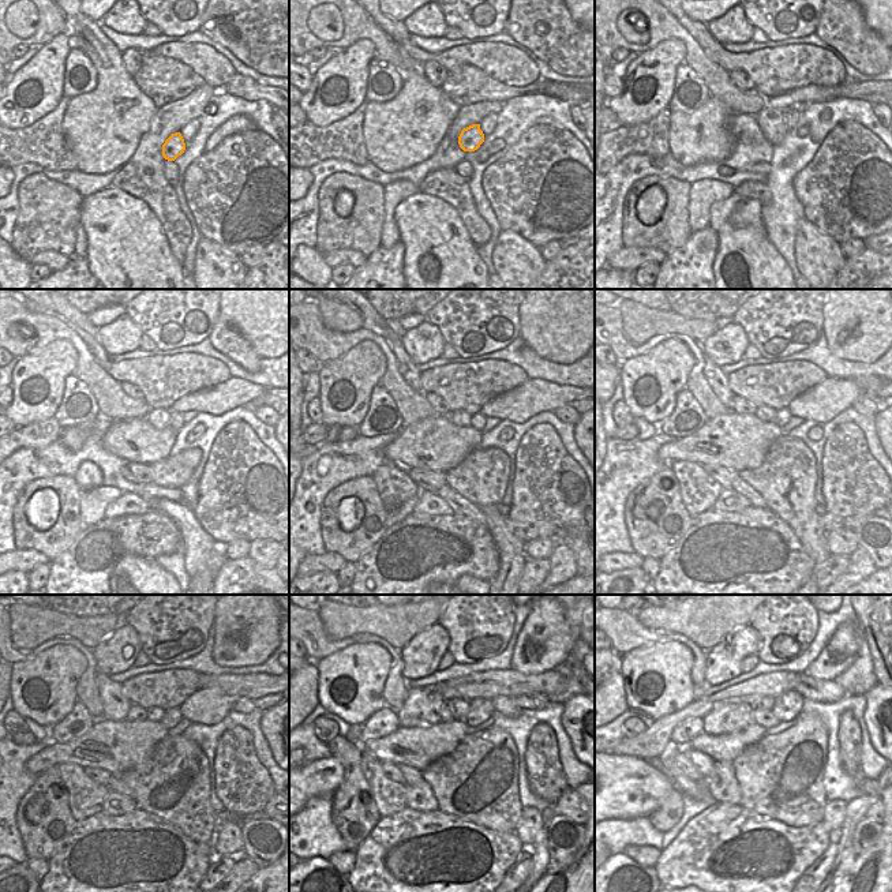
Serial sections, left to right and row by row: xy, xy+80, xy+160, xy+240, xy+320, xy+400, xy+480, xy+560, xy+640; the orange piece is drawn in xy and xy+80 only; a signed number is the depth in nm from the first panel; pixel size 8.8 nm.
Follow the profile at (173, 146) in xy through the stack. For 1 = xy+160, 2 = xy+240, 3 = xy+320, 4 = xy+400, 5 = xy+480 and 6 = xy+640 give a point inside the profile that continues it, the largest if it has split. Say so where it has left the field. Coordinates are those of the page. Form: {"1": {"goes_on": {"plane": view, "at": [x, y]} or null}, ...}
{"1": {"goes_on": {"plane": "xy+160", "at": [771, 120]}}, "2": {"goes_on": {"plane": "xy+240", "at": [158, 418]}}, "3": {"goes_on": {"plane": "xy+320", "at": [460, 418]}}, "4": {"goes_on": {"plane": "xy+400", "at": [765, 413]}}, "5": {"goes_on": {"plane": "xy+480", "at": [154, 714]}}, "6": {"goes_on": {"plane": "xy+640", "at": [764, 703]}}}

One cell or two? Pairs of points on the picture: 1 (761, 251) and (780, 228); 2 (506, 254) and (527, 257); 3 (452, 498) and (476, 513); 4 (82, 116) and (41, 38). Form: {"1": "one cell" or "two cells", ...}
{"1": "two cells", "2": "one cell", "3": "one cell", "4": "two cells"}

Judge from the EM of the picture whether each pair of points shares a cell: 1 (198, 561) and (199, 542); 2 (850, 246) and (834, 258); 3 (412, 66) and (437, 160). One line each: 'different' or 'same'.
1: same
2: different
3: different

